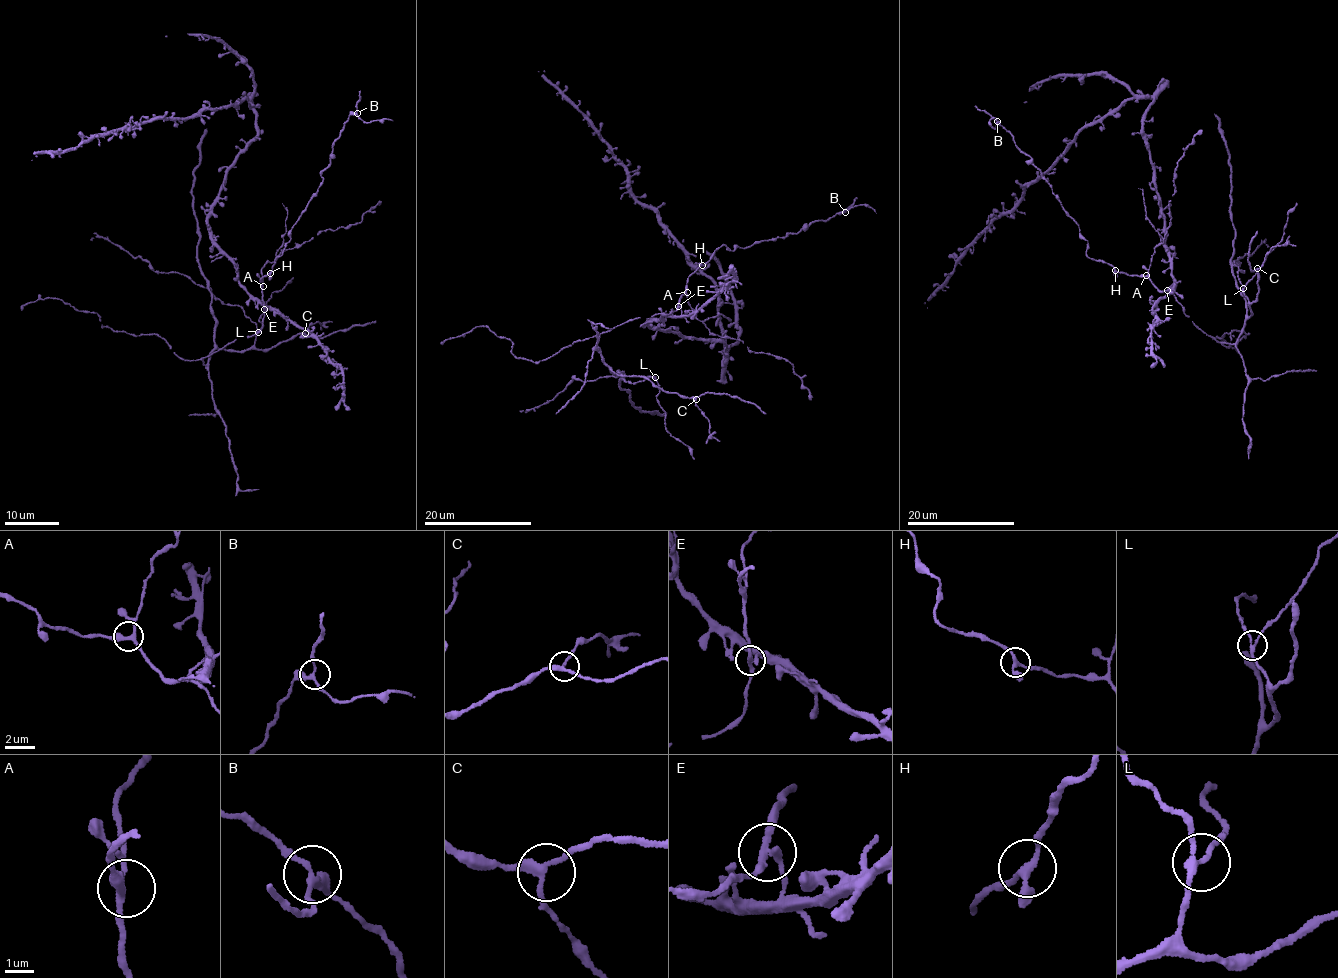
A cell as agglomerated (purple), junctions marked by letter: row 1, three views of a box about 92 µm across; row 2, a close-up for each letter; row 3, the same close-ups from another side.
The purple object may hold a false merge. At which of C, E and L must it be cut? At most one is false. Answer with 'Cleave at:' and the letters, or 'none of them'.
Cleave at: none of them

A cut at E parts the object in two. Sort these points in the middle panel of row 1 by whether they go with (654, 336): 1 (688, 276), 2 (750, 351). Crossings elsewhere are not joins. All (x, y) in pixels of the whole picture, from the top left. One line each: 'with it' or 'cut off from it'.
1: cut off from it
2: cut off from it

